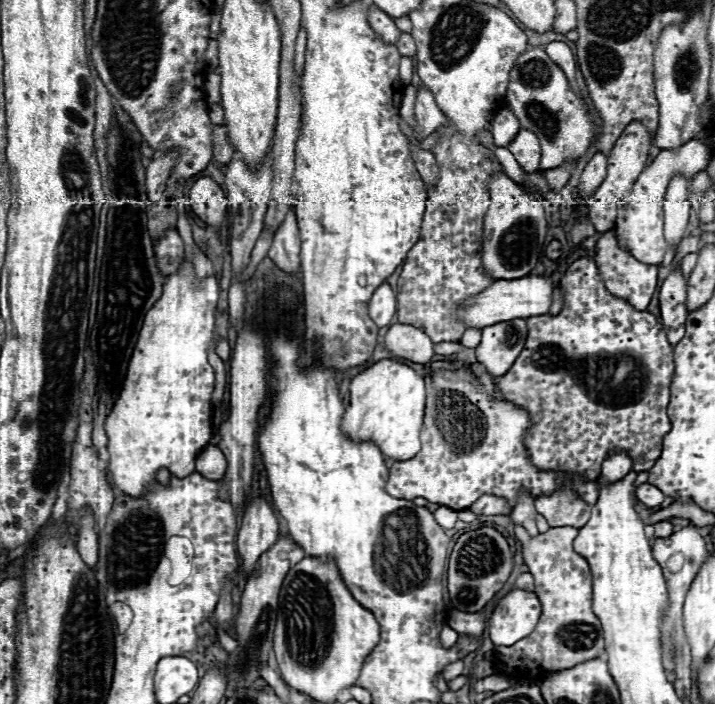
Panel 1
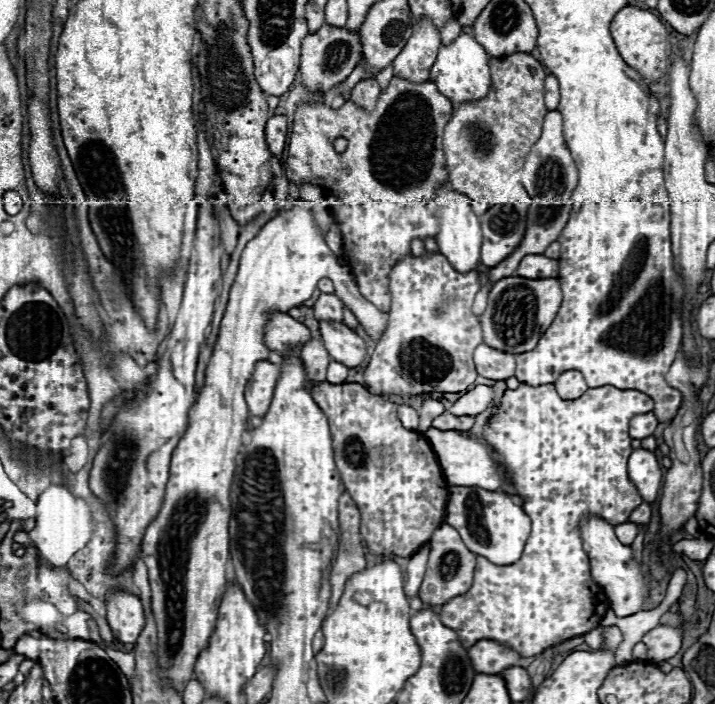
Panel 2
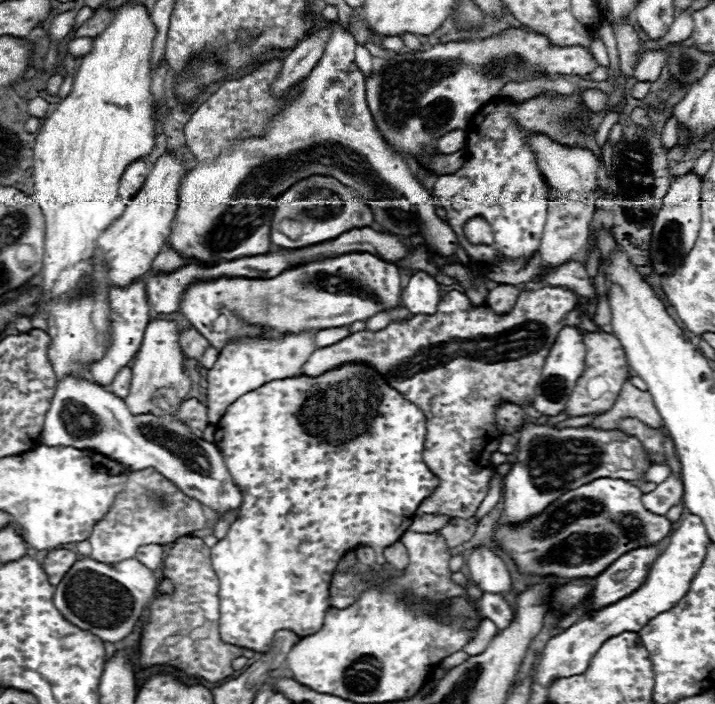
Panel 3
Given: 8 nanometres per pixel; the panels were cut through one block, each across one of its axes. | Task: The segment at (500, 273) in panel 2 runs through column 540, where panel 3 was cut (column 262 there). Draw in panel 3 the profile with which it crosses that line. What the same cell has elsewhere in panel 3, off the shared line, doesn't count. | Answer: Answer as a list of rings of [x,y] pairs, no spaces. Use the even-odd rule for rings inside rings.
[[[336,20],[320,62],[304,80],[304,90],[298,94],[296,100],[286,104],[282,112],[270,118],[266,134],[236,142],[228,150],[220,152],[212,162],[198,164],[182,178],[178,192],[180,208],[176,214],[176,228],[170,234],[170,242],[176,252],[186,258],[196,258],[200,262],[220,262],[266,254],[272,246],[270,224],[278,204],[276,198],[298,180],[314,174],[332,176],[352,188],[362,200],[370,202],[378,216],[378,222],[384,224],[376,226],[378,230],[392,232],[402,240],[406,240],[414,232],[422,232],[426,236],[426,246],[432,252],[440,256],[452,256],[456,252],[456,234],[446,222],[436,216],[428,192],[410,174],[408,164],[386,146],[378,128],[374,126],[374,118],[366,104],[364,74],[354,62],[354,48],[354,36],[344,30],[344,26]]]

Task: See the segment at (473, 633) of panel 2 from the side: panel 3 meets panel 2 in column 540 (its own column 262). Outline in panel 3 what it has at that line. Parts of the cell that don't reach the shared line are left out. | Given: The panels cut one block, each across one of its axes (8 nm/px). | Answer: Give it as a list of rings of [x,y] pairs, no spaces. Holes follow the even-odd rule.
[[[346,364],[346,366],[330,370],[322,376],[316,376],[316,378],[296,376],[296,378],[272,380],[272,382],[240,396],[226,410],[226,414],[216,424],[214,444],[222,452],[228,472],[232,474],[232,480],[236,482],[236,486],[242,492],[242,506],[238,510],[238,518],[234,520],[234,524],[228,530],[228,536],[210,548],[212,566],[214,566],[214,572],[220,580],[220,638],[224,642],[234,644],[234,646],[244,646],[254,652],[268,652],[274,632],[278,632],[282,628],[290,628],[298,636],[310,636],[320,630],[324,616],[326,616],[328,608],[332,606],[328,590],[330,590],[330,578],[332,578],[340,558],[348,550],[354,550],[360,544],[364,544],[364,546],[372,546],[379,564],[385,563],[382,555],[384,548],[394,544],[396,540],[400,540],[400,536],[412,524],[418,504],[438,488],[438,478],[430,472],[430,468],[422,460],[424,436],[426,436],[426,420],[424,420],[422,410],[416,404],[402,398],[400,392],[390,388],[388,382],[366,364]]]

